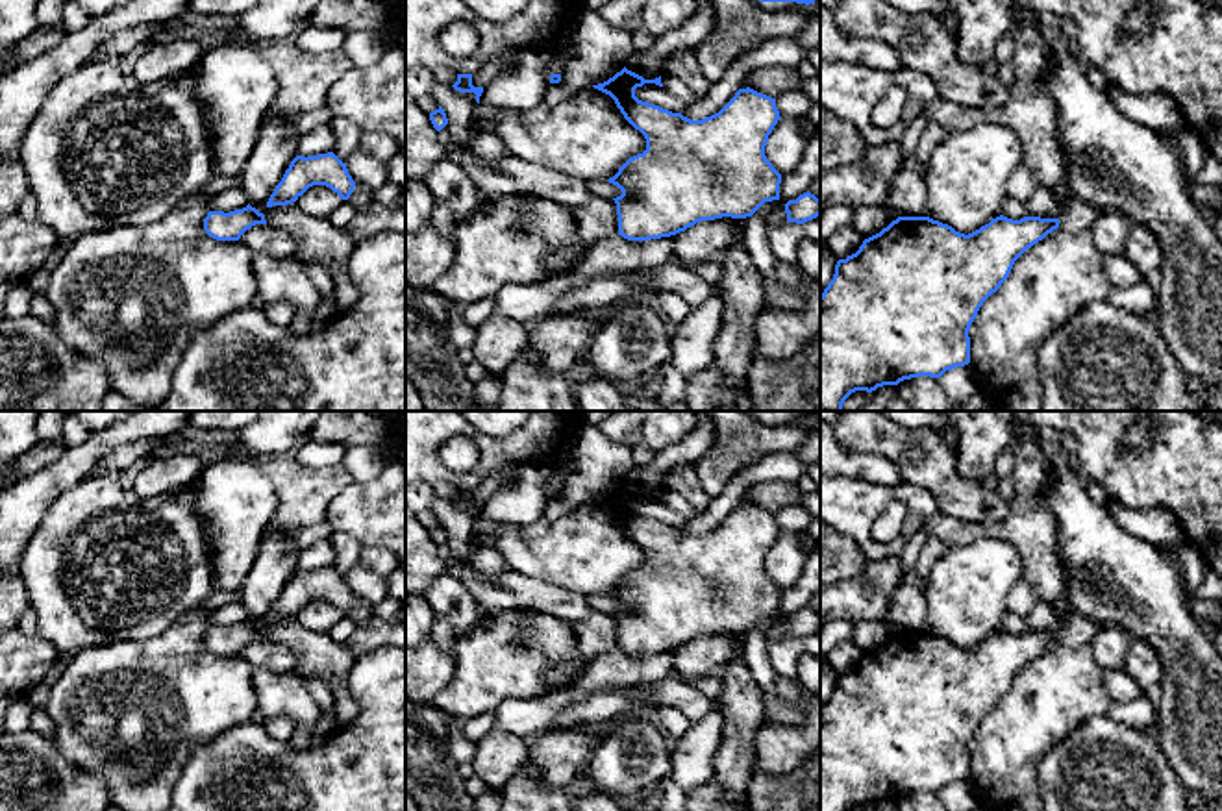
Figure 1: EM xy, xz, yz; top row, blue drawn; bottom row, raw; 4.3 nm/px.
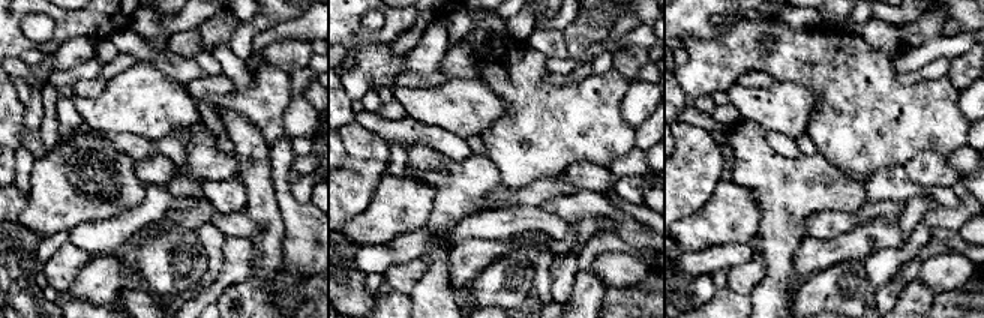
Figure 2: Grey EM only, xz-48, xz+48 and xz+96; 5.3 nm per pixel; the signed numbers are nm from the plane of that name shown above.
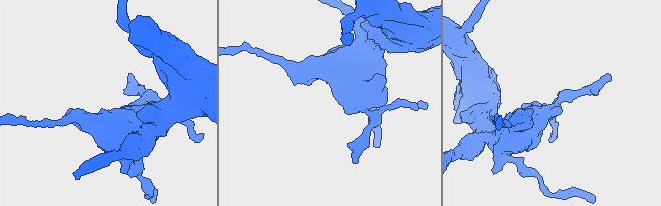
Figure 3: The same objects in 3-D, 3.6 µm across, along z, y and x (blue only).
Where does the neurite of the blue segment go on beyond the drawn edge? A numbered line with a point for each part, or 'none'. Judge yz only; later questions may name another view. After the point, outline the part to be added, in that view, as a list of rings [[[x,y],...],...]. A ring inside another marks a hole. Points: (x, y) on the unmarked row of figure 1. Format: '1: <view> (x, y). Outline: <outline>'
none

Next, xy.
none

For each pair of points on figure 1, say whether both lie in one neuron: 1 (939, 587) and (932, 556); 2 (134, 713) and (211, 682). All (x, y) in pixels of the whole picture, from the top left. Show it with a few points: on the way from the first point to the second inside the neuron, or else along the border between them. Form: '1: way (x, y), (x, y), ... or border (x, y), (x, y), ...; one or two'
1: border (948, 548), (932, 567), (924, 584); two
2: way (152, 702), (167, 695), (193, 695); one

